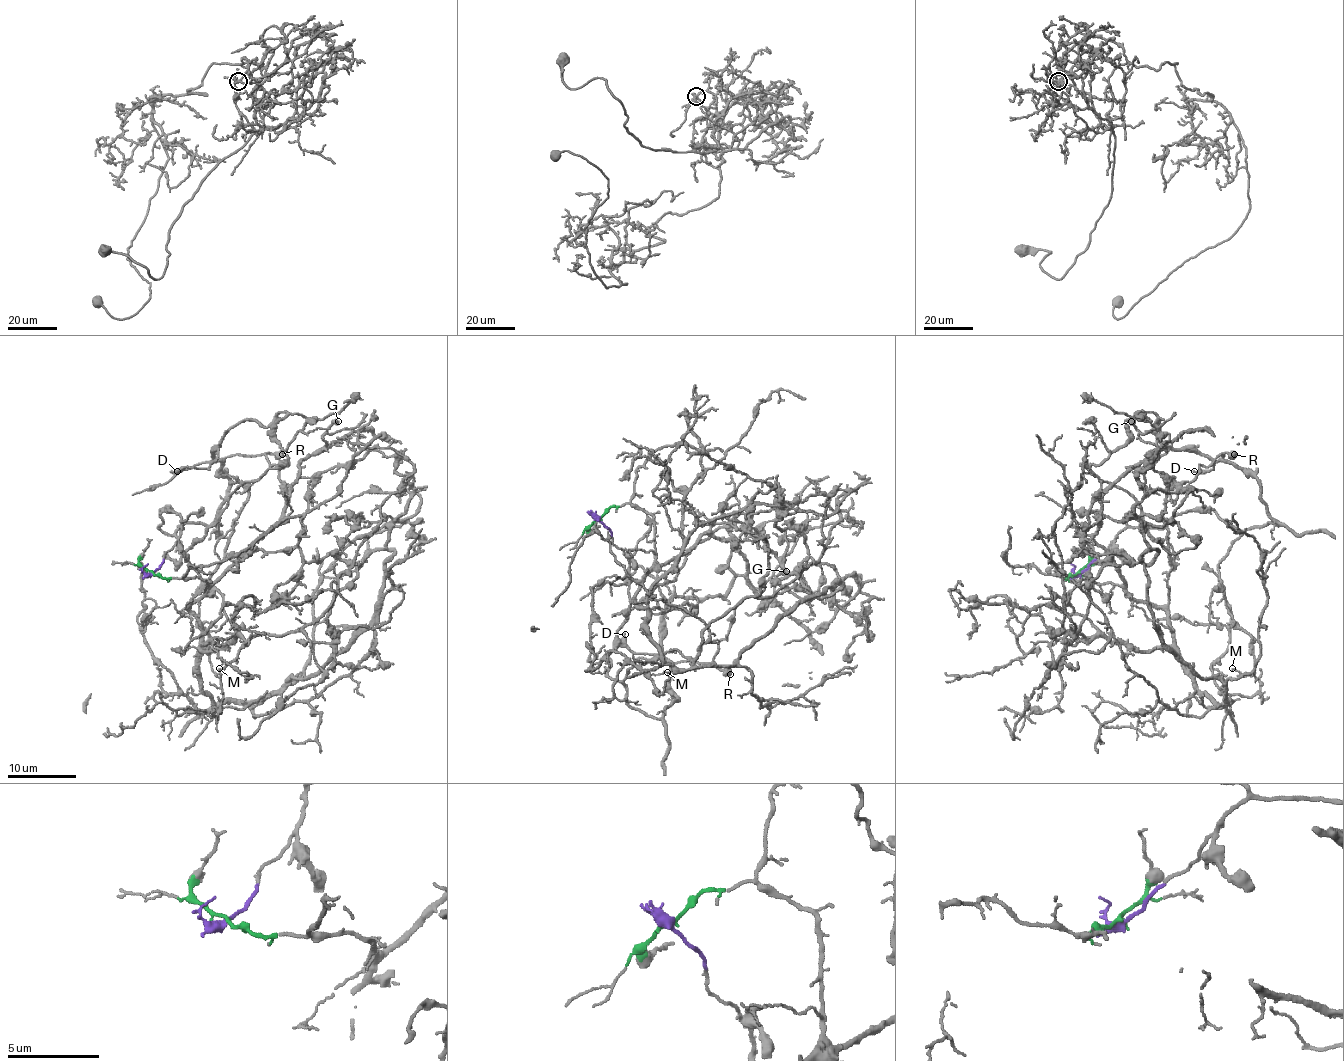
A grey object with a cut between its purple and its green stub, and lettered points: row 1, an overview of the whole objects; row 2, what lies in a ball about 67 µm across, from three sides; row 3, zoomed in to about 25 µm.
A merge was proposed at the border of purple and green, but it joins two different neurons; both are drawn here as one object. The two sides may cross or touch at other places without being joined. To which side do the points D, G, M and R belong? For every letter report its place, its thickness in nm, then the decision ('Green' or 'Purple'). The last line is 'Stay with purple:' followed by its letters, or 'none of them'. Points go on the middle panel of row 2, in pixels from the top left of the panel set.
D: Place: (625, 634). Thickness 280 nm. Purple
G: Place: (786, 571). Thickness 600 nm. Green
M: Place: (667, 672). Thickness 120 nm. Purple
R: Place: (730, 674). Thickness 700 nm. Purple
Stay with purple: D, M, R

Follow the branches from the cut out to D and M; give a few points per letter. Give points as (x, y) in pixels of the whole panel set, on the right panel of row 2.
D: (1078, 573), (1125, 529), (1192, 511), (1242, 534), (1278, 525), (1248, 474), (1224, 462), (1193, 470)
M: (1078, 573), (1125, 529), (1212, 510), (1240, 534), (1217, 572), (1255, 663), (1245, 676), (1231, 668)

